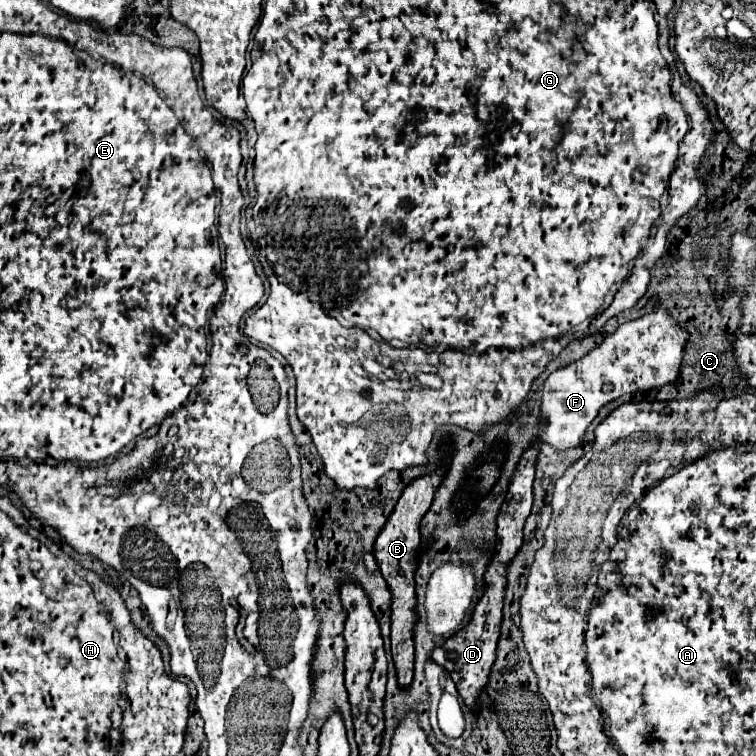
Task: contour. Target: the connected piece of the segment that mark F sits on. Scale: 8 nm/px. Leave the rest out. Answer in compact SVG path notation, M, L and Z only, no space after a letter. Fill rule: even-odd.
M662 309L652 315L620 325L586 357L568 367L556 369L546 379L542 395L542 413L538 423L540 441L562 451L578 447L588 425L594 421L596 413L606 403L622 395L648 391L652 387L672 383L678 377L686 341L688 333L674 323L668 311ZM604 383L612 383L614 391L602 393Z

